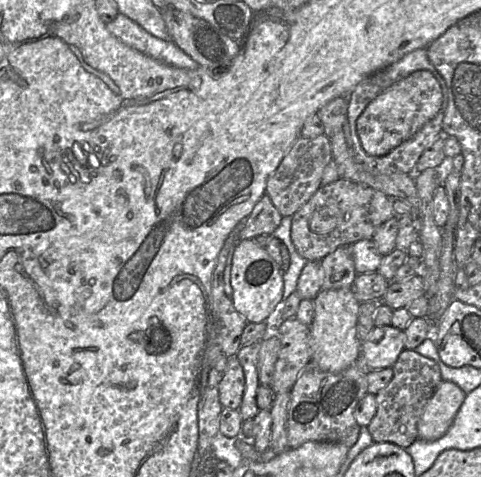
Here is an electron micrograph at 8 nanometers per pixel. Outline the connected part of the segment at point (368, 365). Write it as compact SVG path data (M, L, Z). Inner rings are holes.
M392 325L374 327L360 345L360 363L367 370L392 368L405 349L405 333Z

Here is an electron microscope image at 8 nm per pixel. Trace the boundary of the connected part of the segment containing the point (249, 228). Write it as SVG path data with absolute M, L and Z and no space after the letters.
M264 194L254 206L250 215L236 230L238 239L254 239L260 235L272 235L282 220L271 198Z

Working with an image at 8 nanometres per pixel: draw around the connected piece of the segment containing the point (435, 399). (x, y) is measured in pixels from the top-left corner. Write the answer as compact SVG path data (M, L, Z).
M442 380L418 421L418 438L428 442L441 438L452 425L465 397L459 386Z

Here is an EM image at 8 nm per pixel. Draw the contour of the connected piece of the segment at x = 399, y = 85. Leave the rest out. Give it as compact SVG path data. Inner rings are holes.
M427 70L411 73L379 94L358 117L357 134L363 149L374 156L389 153L433 119L441 105L441 87L433 74Z

